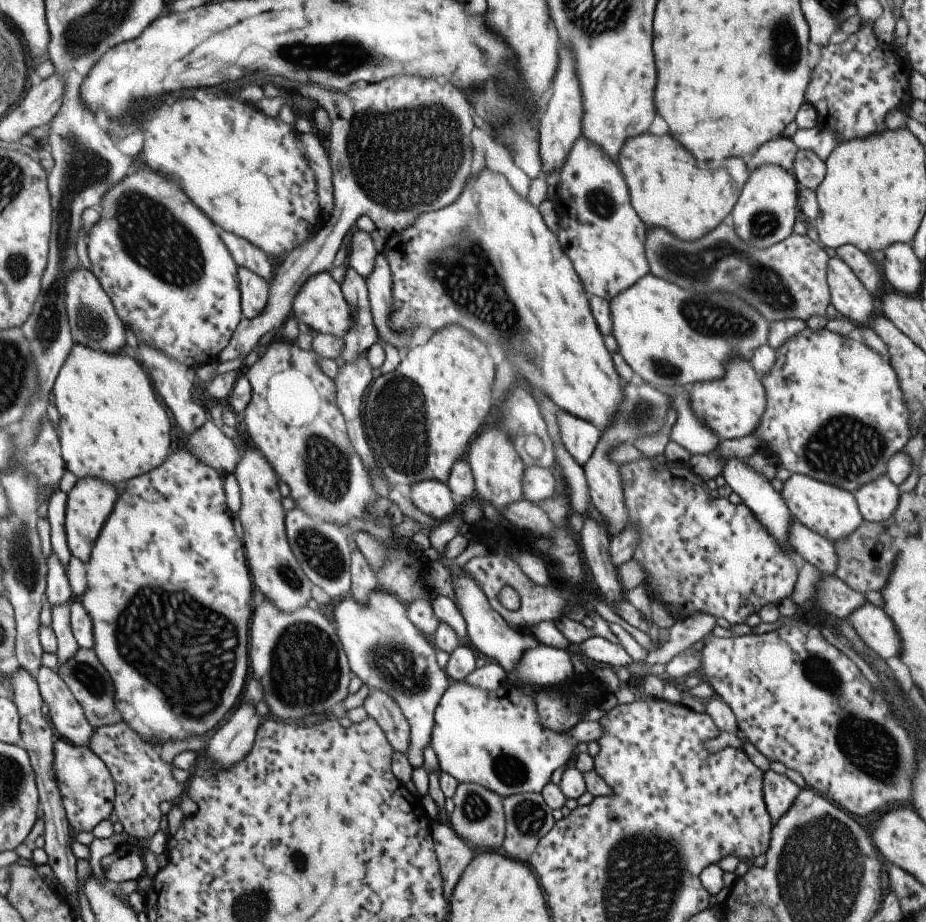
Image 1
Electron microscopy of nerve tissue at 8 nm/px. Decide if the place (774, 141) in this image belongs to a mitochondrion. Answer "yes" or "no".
no

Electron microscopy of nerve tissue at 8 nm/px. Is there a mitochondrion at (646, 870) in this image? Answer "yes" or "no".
yes

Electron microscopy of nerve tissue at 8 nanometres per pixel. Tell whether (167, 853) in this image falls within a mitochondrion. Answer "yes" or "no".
no

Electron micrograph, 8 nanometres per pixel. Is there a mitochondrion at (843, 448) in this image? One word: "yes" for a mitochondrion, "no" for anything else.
yes

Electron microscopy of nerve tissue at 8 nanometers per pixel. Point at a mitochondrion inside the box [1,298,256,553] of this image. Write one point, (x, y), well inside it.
(92, 327)

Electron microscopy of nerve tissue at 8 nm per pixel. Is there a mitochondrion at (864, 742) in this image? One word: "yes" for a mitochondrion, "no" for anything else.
yes

